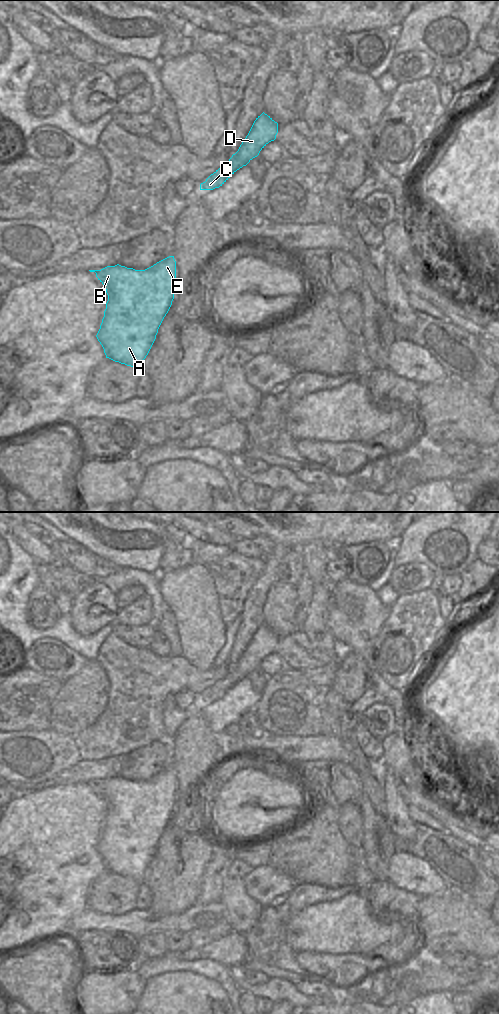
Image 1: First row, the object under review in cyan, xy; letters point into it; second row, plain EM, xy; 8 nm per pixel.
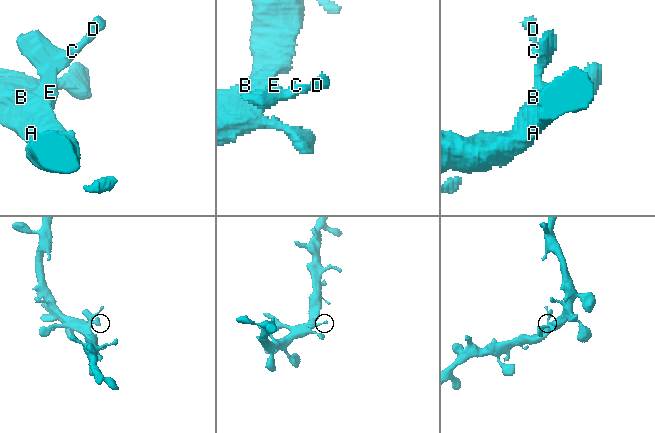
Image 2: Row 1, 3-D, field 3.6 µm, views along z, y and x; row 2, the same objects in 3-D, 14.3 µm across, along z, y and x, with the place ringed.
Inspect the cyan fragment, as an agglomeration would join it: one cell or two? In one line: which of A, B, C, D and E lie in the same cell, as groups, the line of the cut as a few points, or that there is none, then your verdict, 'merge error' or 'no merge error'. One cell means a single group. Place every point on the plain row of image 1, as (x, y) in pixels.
A B C D E | no cut | no merge error

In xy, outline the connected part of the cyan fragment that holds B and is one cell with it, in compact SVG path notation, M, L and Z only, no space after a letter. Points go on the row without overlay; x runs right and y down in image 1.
M169 768L145 782L135 782L133 780L127 780L125 778L121 778L121 777L117 776L115 778L107 778L101 782L89 782L89 783L96 785L96 789L104 797L104 799L106 801L106 805L108 807L108 813L106 815L104 829L102 831L100 841L96 847L98 853L100 854L100 856L102 857L102 859L104 861L106 870L109 870L109 871L111 871L115 874L119 874L121 876L125 876L127 878L131 878L131 879L135 880L136 882L138 882L139 884L142 884L144 881L144 871L148 867L148 865L156 851L158 841L159 841L164 829L168 825L168 823L172 817L172 813L174 811L174 793L176 791L176 773L174 771L174 768Z

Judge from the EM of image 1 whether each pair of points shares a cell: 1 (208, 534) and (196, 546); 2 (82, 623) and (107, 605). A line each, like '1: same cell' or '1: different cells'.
1: different cells
2: same cell

